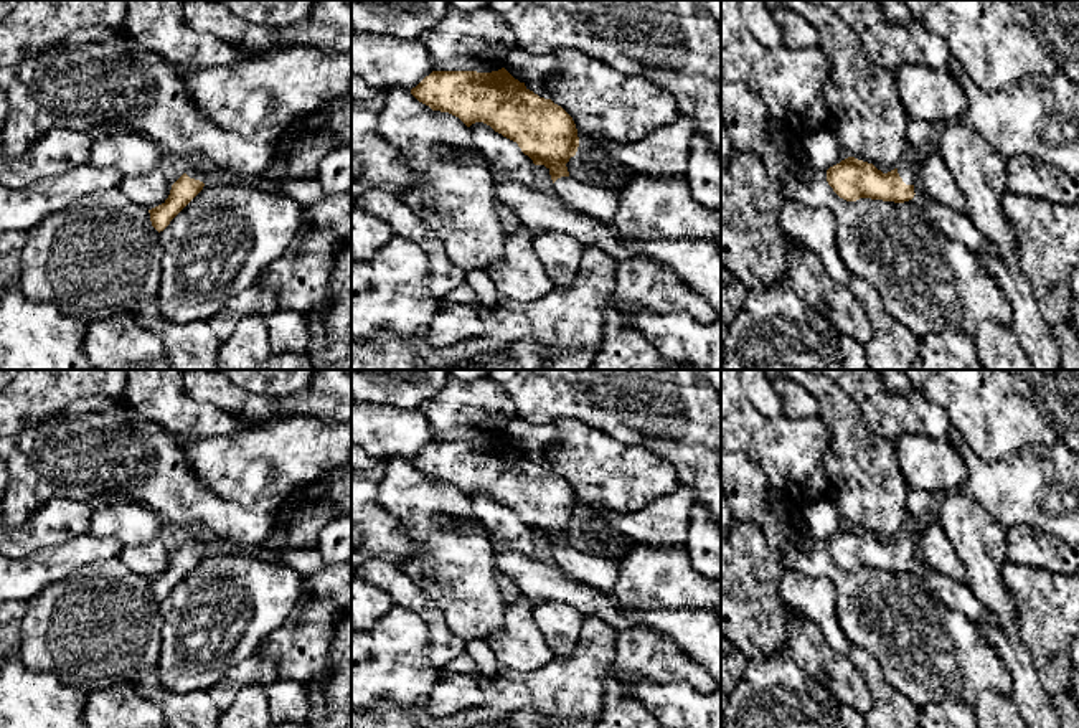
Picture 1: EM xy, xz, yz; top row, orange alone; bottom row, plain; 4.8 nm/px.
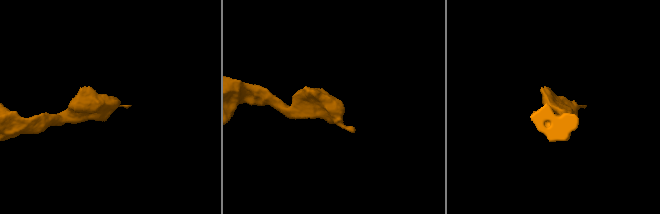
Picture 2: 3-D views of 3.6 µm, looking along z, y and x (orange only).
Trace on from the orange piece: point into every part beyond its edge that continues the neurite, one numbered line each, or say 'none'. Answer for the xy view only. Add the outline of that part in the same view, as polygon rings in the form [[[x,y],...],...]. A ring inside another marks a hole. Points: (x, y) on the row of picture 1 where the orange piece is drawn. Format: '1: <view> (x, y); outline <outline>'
1: xy (197, 170); outline [[[193,163],[190,167],[185,168],[185,173],[190,178],[200,180],[205,183],[206,178],[206,172],[211,170],[213,167],[210,163]]]

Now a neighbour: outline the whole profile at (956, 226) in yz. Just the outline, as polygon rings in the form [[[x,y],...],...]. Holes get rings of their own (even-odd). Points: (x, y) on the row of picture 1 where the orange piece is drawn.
[[[914,195],[914,201],[922,215],[949,239],[964,244],[970,251],[992,248],[987,244],[983,234],[970,221],[965,211],[950,210],[926,195]]]

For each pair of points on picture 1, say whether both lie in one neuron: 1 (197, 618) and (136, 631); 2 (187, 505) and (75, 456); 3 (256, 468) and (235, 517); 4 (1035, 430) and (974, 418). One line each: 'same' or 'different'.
1: different
2: same
3: different
4: same

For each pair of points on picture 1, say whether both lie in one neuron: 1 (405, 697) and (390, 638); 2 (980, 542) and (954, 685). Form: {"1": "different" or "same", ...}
{"1": "same", "2": "different"}

